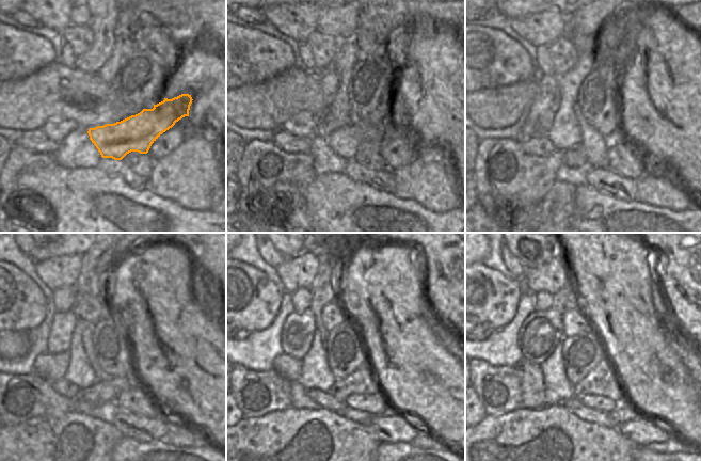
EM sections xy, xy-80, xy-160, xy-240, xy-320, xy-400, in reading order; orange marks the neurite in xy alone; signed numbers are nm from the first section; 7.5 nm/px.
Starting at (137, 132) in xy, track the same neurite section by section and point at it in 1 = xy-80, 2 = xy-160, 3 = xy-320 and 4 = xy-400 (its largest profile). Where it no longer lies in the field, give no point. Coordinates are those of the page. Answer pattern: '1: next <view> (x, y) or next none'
1: next xy-80 (345, 142)
2: next xy-160 (575, 156)
3: next xy-320 (299, 396)
4: next xy-400 (531, 379)

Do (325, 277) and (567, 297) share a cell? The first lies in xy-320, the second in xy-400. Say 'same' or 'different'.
same

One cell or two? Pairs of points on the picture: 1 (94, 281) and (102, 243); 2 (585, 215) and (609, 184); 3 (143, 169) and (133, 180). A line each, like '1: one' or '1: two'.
1: one
2: two
3: two

